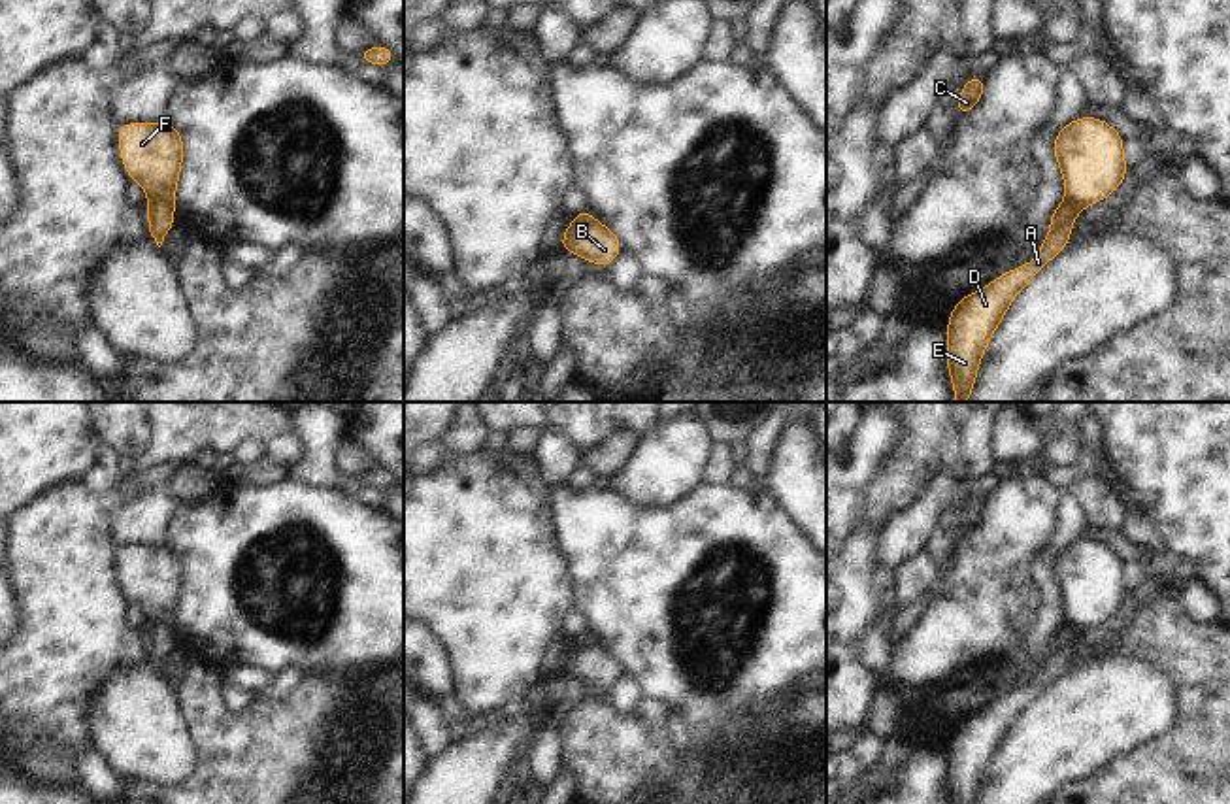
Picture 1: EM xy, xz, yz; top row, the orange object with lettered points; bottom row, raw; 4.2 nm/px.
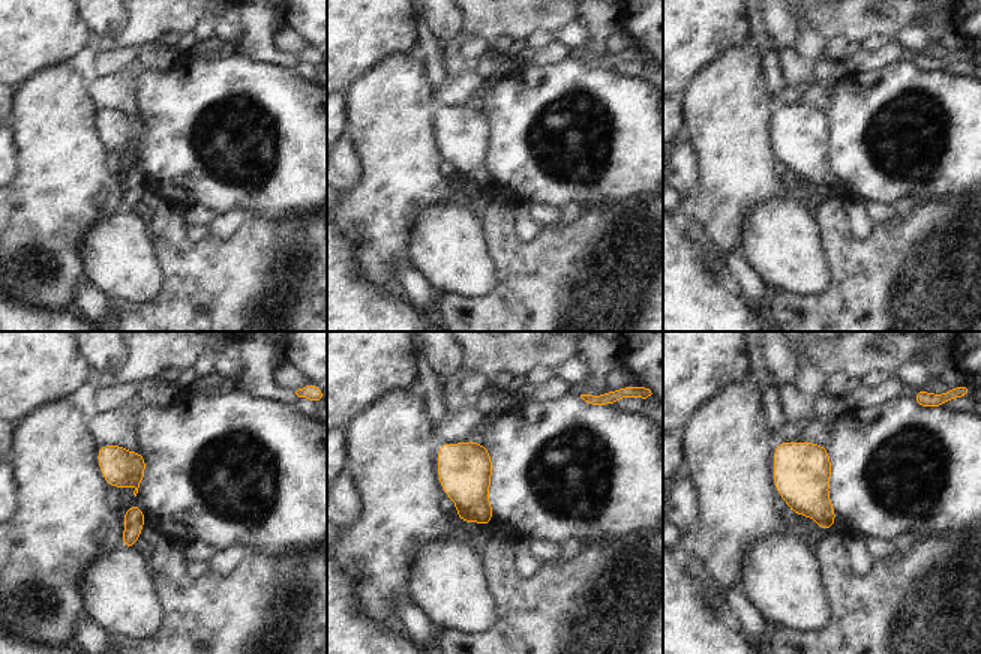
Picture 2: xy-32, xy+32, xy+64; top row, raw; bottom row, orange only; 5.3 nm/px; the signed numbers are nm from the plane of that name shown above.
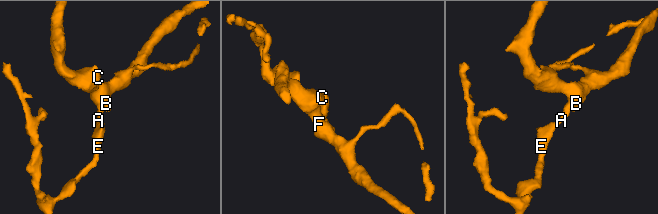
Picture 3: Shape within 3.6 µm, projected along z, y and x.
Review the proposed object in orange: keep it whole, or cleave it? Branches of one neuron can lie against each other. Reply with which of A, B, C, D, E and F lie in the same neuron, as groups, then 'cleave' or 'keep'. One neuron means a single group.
groups A D E / B C F; cleave

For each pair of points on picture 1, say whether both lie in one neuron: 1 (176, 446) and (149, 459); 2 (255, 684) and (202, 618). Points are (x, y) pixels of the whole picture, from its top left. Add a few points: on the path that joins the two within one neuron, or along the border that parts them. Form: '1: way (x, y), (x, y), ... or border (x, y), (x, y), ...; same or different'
1: way (170, 446), (155, 455); same
2: border (225, 667), (253, 665), (270, 674); different

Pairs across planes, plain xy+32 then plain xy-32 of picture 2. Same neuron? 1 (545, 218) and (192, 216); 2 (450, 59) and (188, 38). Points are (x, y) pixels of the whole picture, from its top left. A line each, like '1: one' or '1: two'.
1: one
2: two

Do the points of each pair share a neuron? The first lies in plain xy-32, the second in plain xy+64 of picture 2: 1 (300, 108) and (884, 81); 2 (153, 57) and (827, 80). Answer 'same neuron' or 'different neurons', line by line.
1: same neuron
2: same neuron

